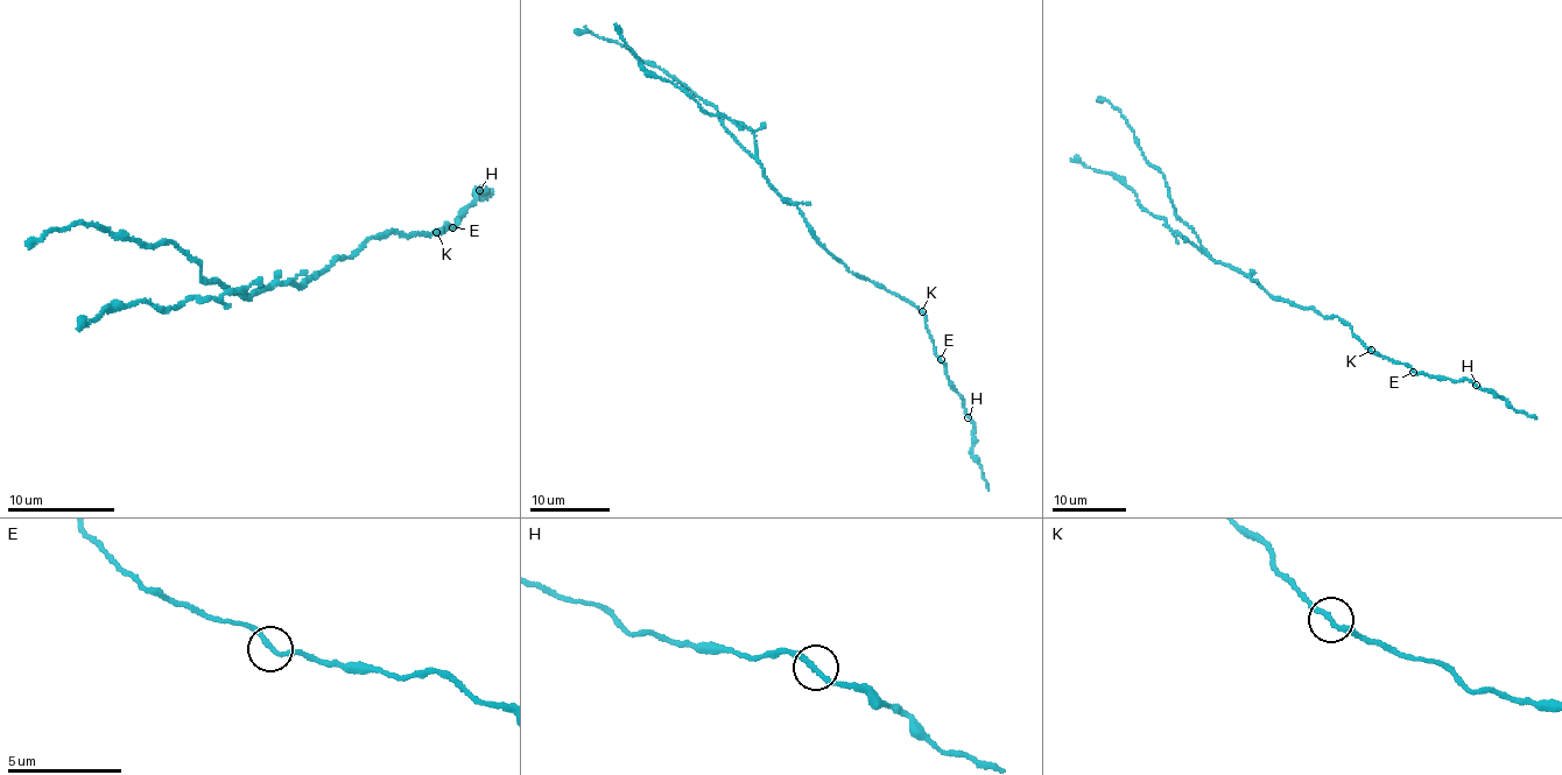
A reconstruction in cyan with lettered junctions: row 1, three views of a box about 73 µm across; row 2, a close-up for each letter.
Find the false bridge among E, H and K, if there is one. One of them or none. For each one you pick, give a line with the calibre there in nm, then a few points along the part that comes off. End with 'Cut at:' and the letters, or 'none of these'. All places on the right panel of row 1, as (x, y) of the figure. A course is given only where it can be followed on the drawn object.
Cut at: none of these

